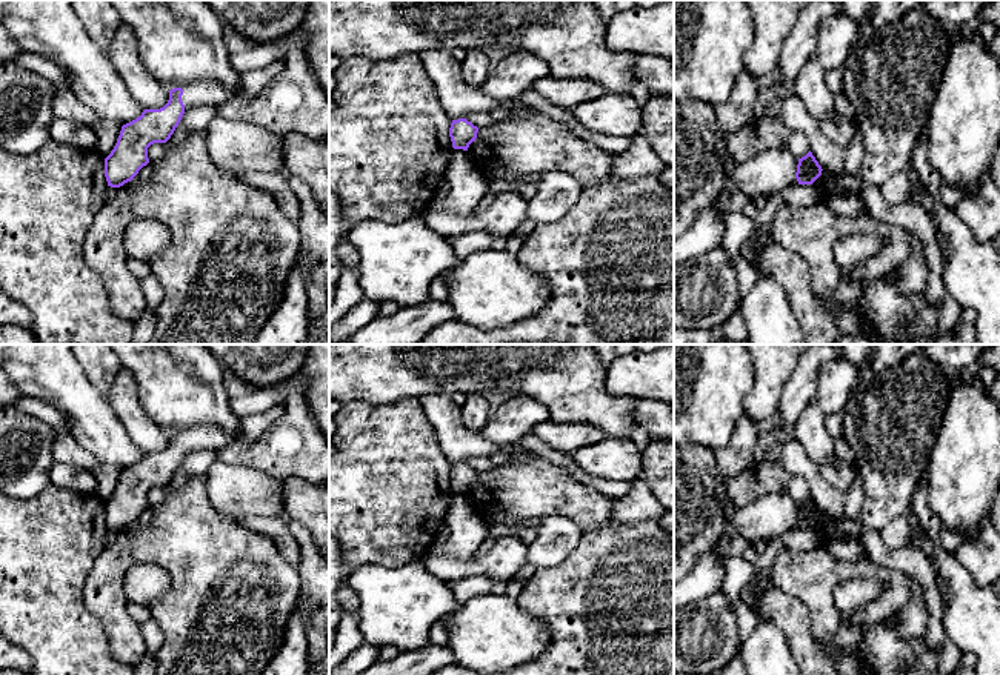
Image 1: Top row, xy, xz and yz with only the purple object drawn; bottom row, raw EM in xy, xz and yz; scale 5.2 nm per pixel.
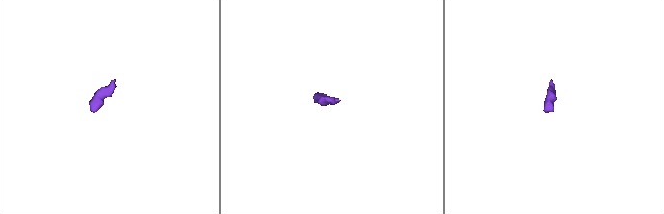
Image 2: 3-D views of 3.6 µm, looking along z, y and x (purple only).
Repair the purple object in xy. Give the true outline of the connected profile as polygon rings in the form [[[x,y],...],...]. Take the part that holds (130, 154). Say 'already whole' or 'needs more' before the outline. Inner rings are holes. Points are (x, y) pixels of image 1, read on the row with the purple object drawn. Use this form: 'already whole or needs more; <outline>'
already whole; [[[182,88],[171,89],[163,108],[145,109],[140,117],[122,126],[114,149],[105,158],[108,186],[120,188],[131,181],[149,163],[148,148],[171,138],[185,114],[182,95]]]

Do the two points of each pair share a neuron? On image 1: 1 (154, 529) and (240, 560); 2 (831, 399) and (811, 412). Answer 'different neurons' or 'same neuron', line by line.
1: same neuron
2: different neurons

